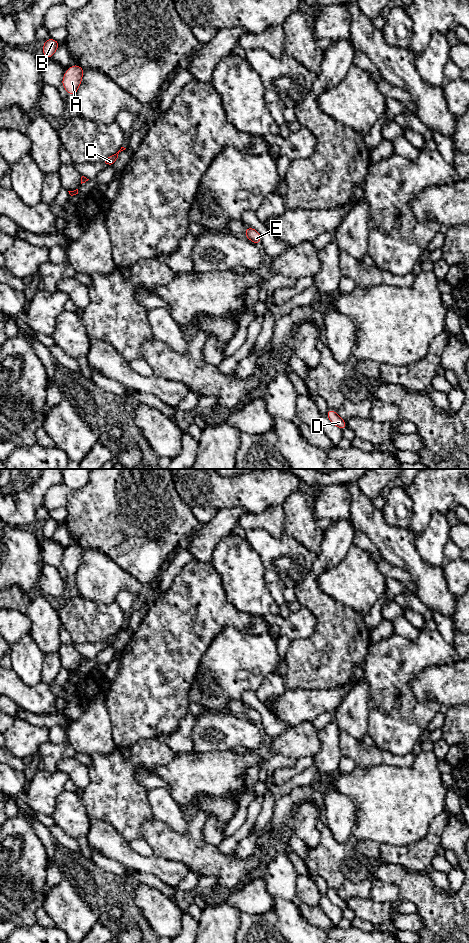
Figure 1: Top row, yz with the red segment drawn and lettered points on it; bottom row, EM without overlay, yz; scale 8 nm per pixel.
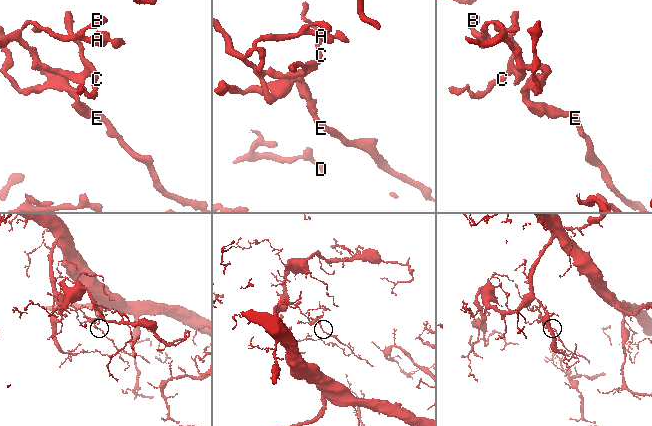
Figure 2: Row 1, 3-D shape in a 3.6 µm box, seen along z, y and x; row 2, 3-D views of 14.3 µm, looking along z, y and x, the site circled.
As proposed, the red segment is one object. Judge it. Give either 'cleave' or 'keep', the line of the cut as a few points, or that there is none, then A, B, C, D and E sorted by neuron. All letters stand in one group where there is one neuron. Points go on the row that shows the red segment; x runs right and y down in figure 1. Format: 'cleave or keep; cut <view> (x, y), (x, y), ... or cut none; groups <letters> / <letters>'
keep; cut none; groups A B C D E

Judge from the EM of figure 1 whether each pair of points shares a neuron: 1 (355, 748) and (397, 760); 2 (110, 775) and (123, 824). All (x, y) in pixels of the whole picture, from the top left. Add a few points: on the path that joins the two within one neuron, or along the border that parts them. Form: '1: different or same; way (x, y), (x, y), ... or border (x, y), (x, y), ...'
1: same; way (365, 756), (387, 758)
2: same; way (113, 787), (113, 794), (123, 804), (123, 812)

